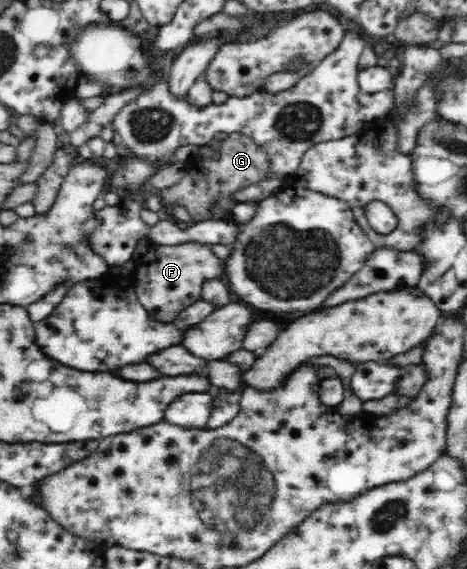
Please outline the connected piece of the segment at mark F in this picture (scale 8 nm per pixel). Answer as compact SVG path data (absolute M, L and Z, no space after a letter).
M189 241L179 245L155 245L145 264L135 264L136 298L151 318L173 321L185 307L202 299L205 281L221 278L224 271L224 261L209 249L207 243Z

